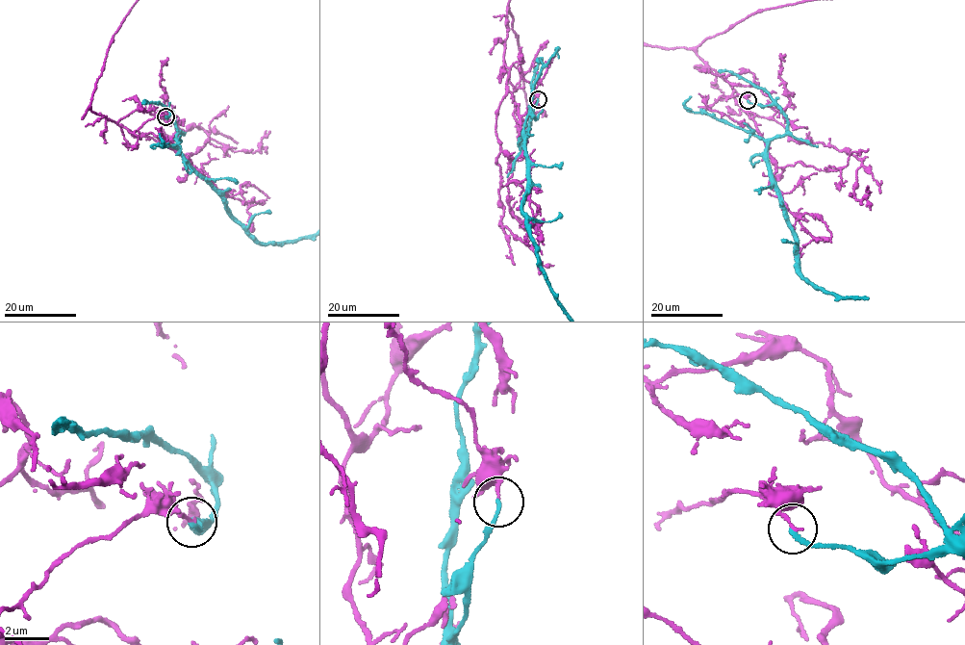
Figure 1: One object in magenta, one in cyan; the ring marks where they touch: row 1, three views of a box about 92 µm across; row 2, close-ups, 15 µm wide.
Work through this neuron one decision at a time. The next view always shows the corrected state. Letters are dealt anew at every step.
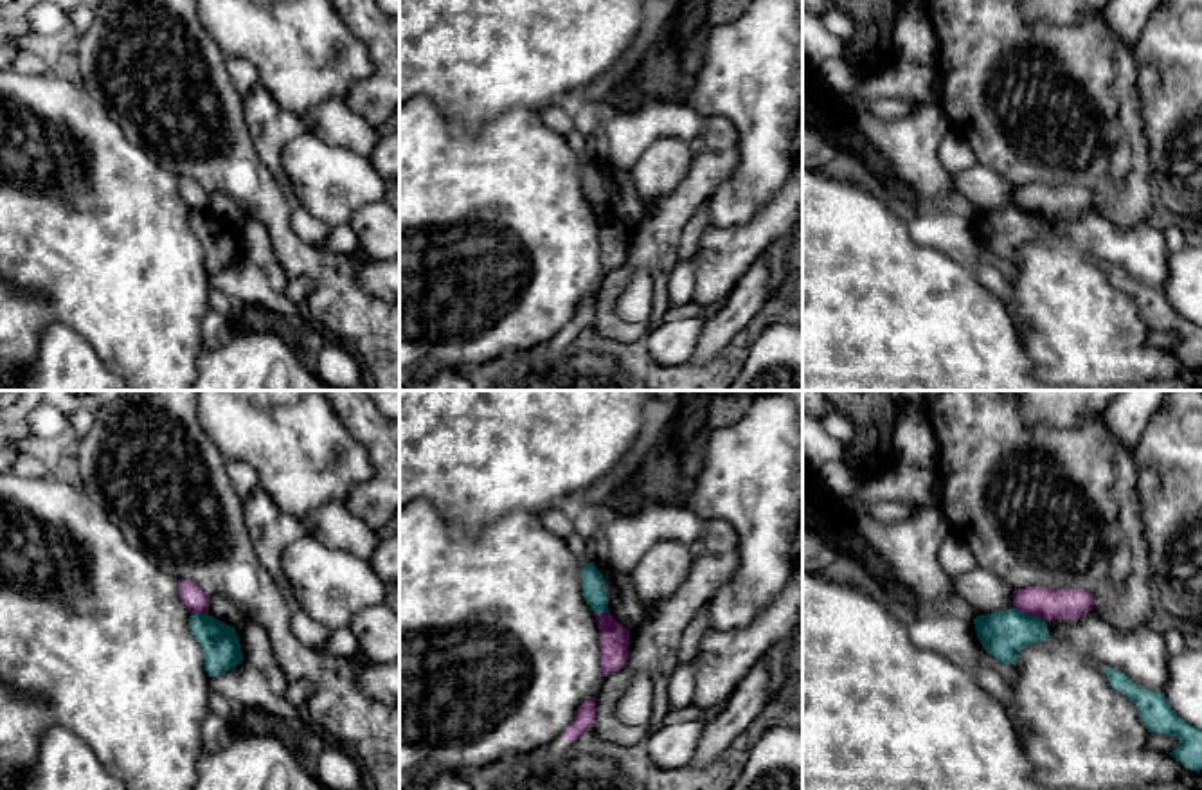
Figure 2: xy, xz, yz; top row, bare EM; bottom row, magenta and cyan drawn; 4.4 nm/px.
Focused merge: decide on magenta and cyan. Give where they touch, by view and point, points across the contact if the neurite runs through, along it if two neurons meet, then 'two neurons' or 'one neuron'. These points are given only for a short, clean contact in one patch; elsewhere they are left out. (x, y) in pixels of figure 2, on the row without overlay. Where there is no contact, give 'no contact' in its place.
contact yz (1030, 211); border yz (1013, 204), (1044, 218); two neurons

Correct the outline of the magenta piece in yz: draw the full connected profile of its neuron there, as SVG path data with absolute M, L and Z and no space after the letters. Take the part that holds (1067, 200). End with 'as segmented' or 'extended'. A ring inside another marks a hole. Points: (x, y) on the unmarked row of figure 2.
M1029 184L1015 185L1013 191L1013 205L1044 218L1078 218L1083 211L1092 207L1092 202L1092 193L1080 185L1053 187L1045 184Z | as segmented

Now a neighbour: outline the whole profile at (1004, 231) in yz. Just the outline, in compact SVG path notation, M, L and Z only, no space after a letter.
M1017 205L977 212L973 221L982 245L997 257L1011 263L1026 243L1049 234L1044 216Z

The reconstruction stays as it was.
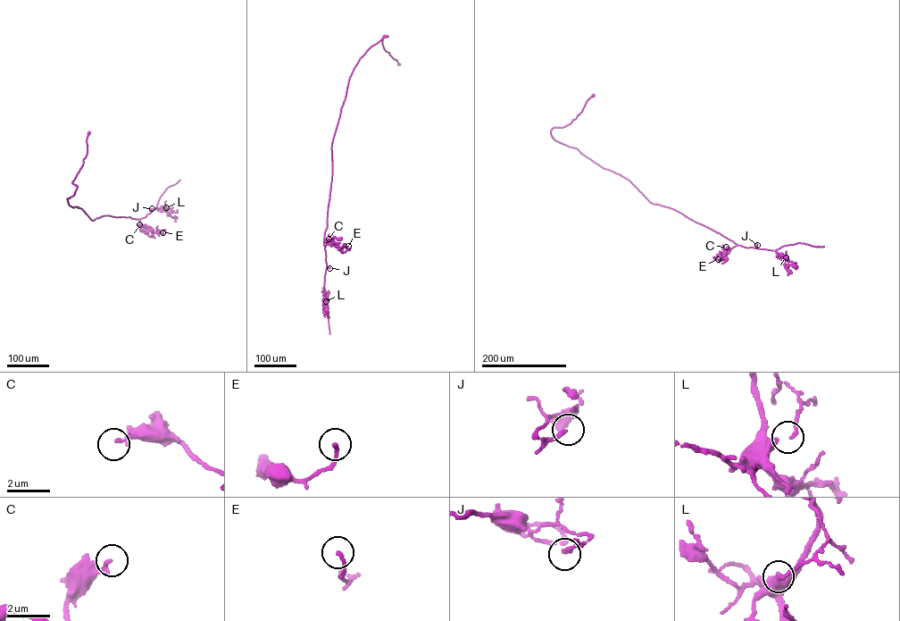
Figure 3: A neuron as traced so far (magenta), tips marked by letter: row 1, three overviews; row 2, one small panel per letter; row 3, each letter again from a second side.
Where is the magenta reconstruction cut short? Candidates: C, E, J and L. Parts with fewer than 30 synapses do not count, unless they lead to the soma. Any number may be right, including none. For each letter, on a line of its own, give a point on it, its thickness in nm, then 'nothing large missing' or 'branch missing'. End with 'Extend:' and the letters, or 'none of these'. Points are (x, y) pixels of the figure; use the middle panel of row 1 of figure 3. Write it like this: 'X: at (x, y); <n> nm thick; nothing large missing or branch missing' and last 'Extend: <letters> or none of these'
C: at (329, 239); 200 nm thick; nothing large missing
E: at (348, 246); 160 nm thick; nothing large missing
J: at (329, 268); 180 nm thick; nothing large missing
L: at (326, 301); 150 nm thick; nothing large missing
Extend: none of these

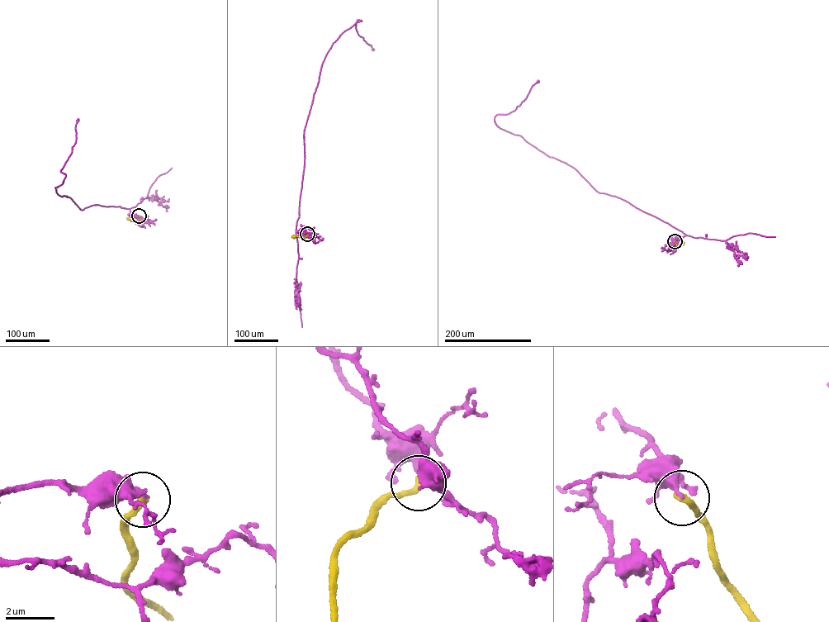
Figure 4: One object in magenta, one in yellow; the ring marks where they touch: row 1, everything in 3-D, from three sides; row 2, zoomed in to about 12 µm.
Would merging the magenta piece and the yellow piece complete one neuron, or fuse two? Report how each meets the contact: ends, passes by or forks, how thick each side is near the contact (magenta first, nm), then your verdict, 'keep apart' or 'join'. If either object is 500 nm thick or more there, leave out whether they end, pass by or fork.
magenta ends; yellow ends; calibres 220 and 280 nm; keep apart

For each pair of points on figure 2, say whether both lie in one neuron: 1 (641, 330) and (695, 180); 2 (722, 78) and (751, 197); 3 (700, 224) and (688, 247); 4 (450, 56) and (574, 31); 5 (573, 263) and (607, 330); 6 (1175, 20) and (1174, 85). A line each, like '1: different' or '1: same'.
1: same
2: same
3: same
4: same
5: different
6: same

